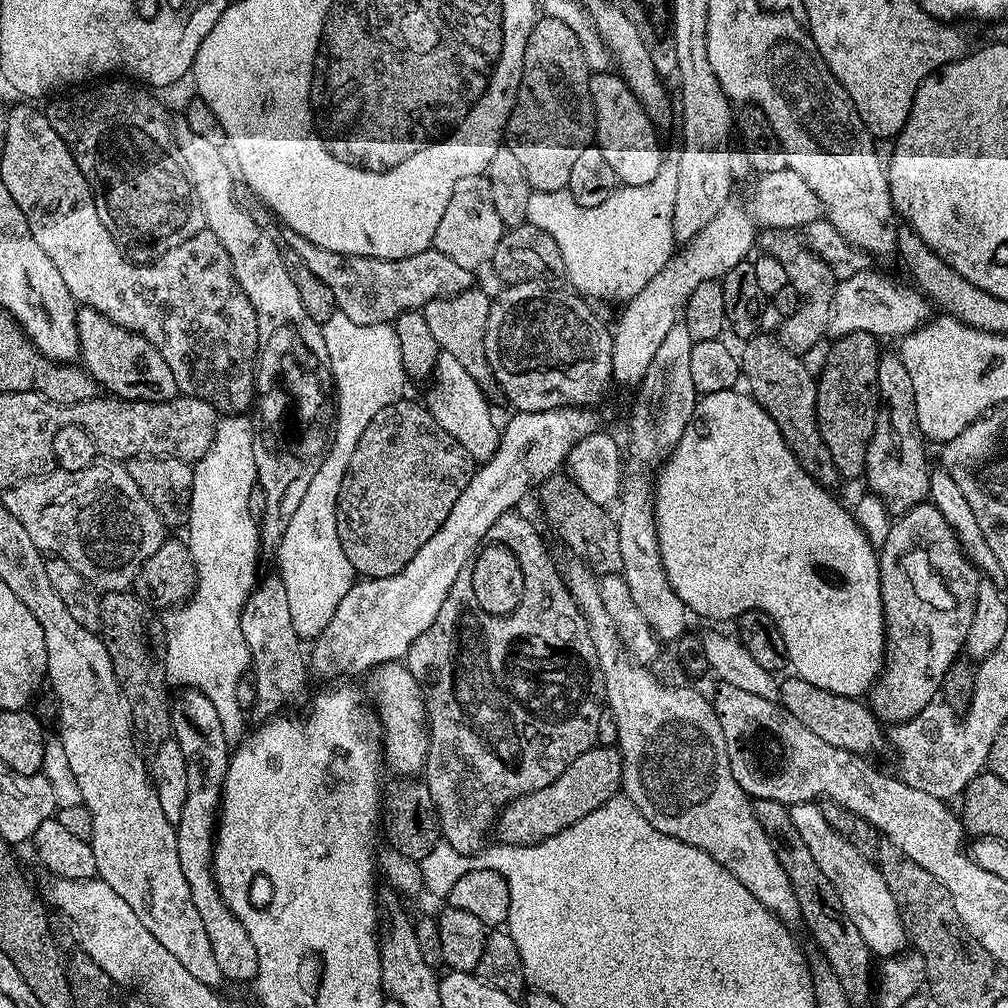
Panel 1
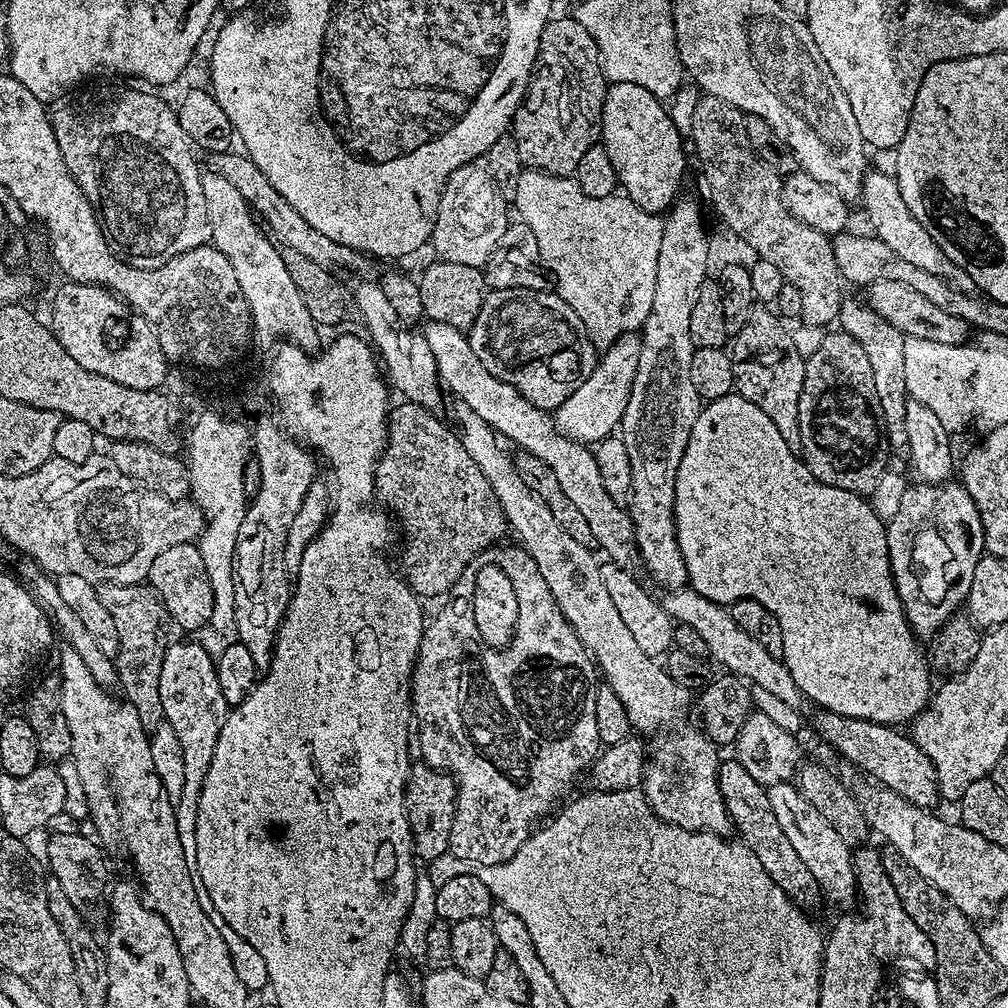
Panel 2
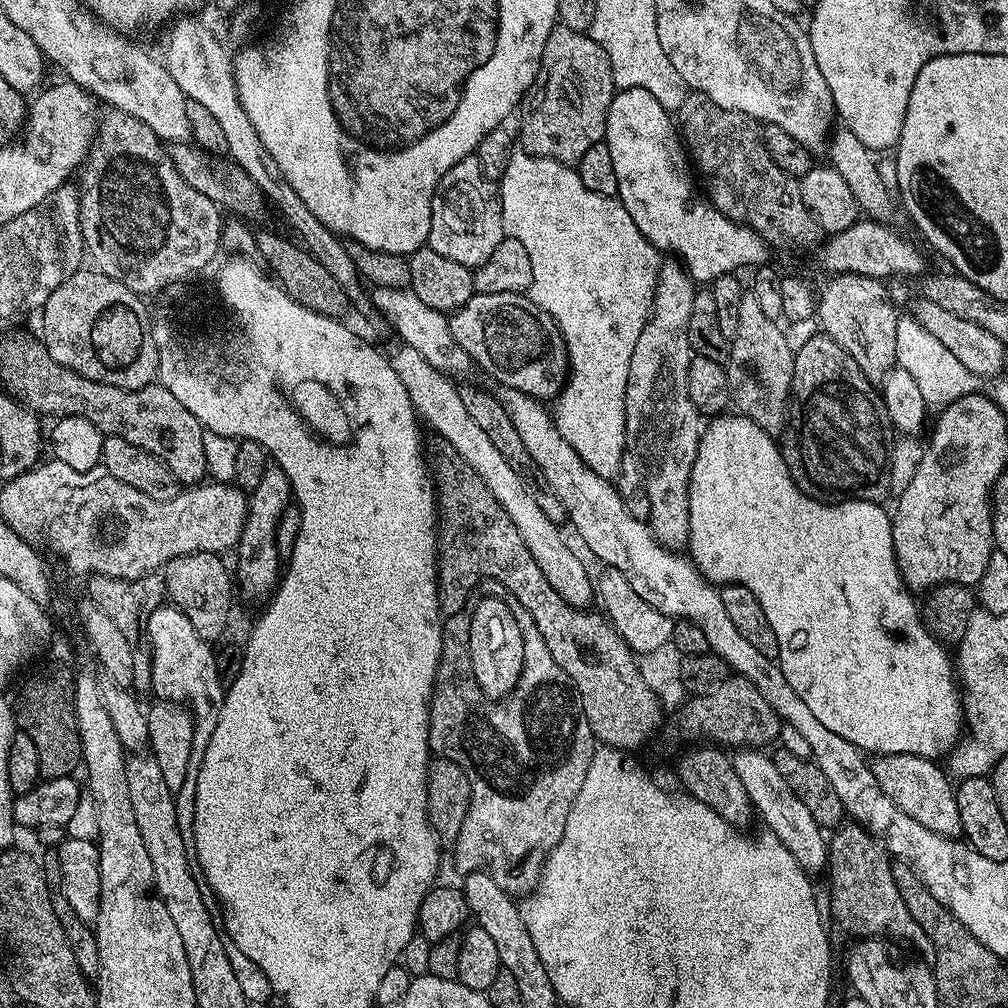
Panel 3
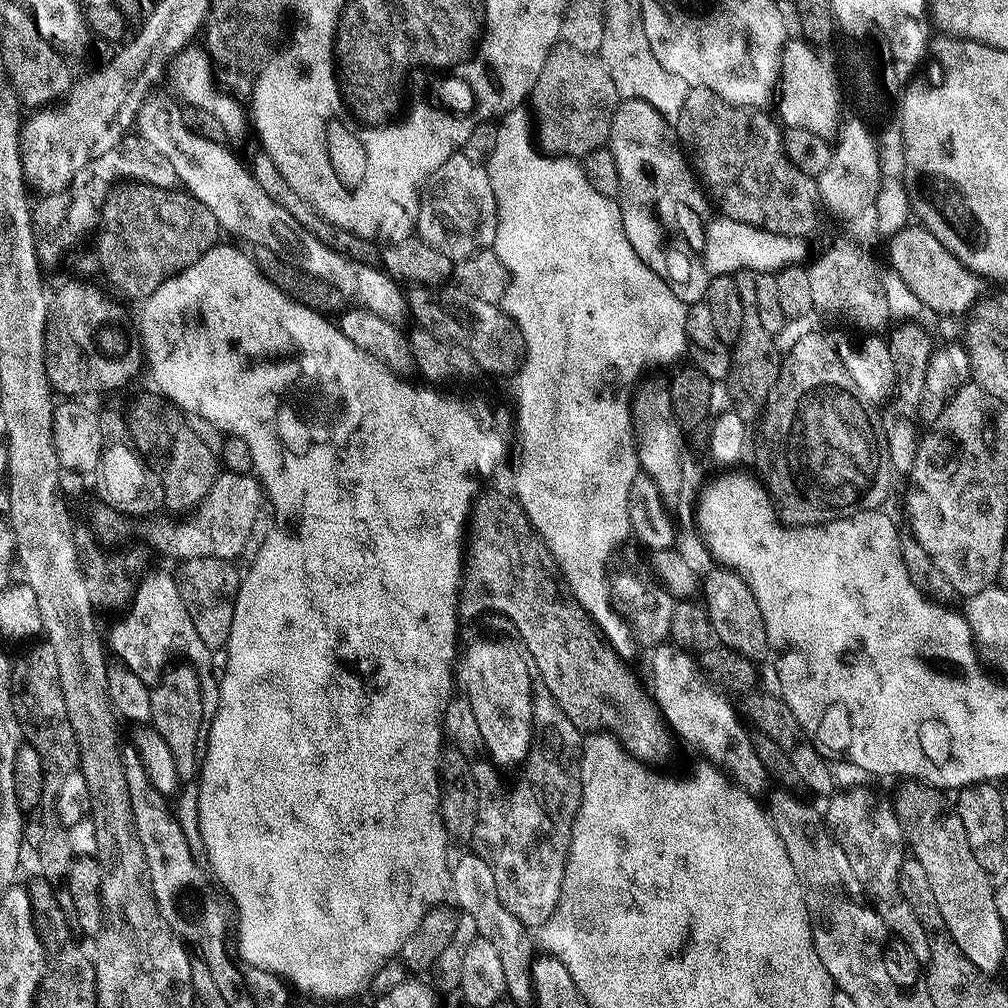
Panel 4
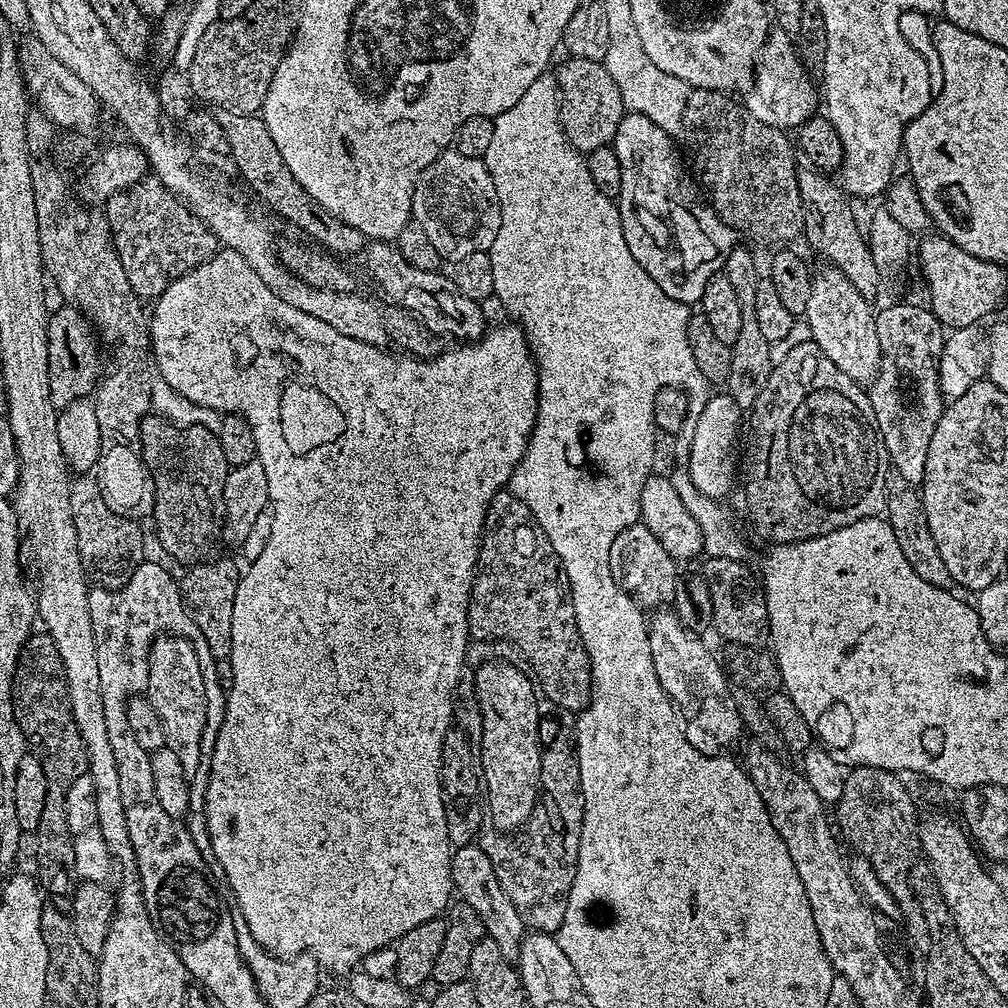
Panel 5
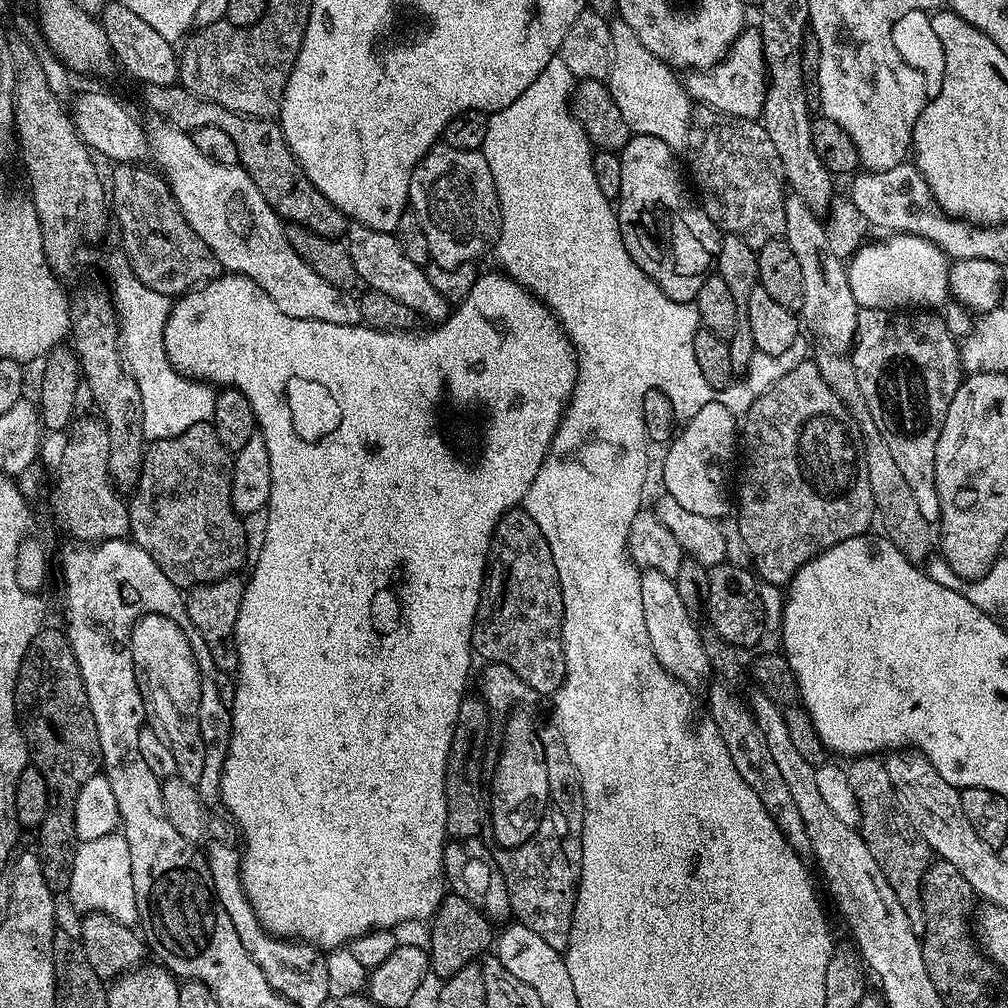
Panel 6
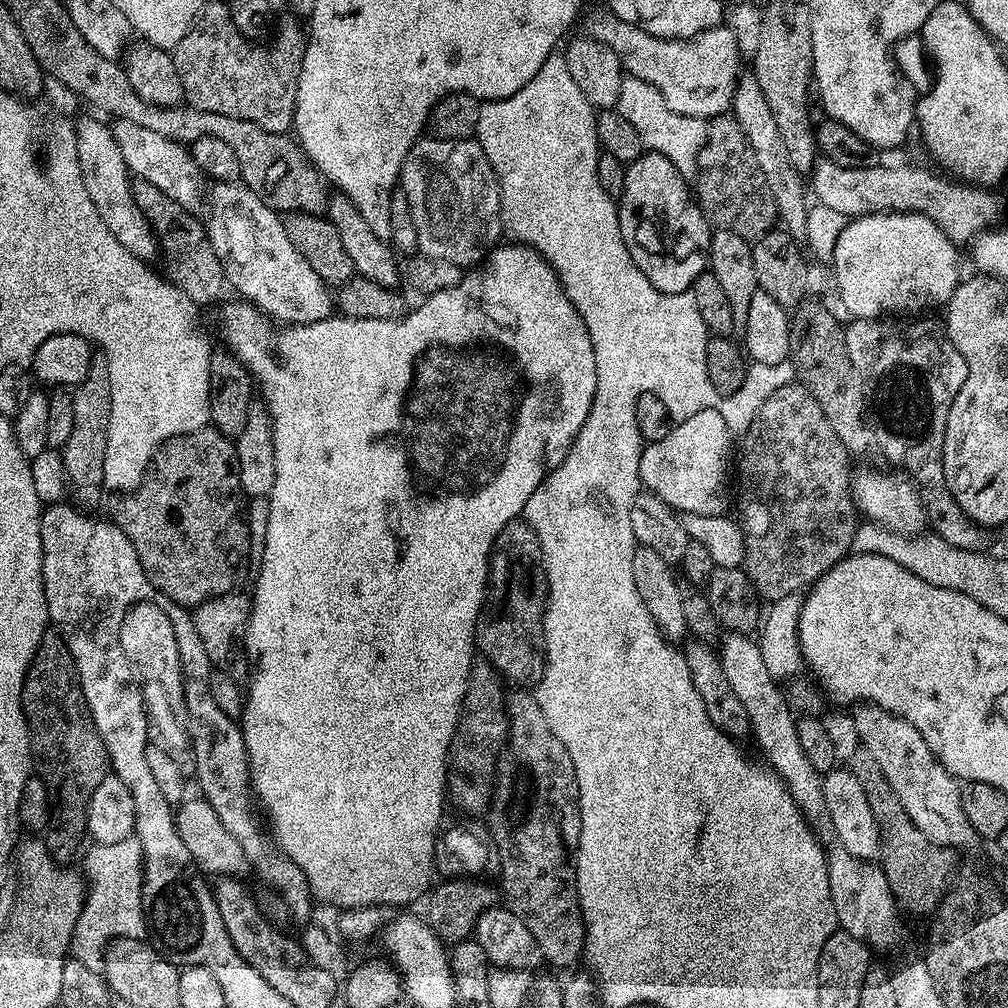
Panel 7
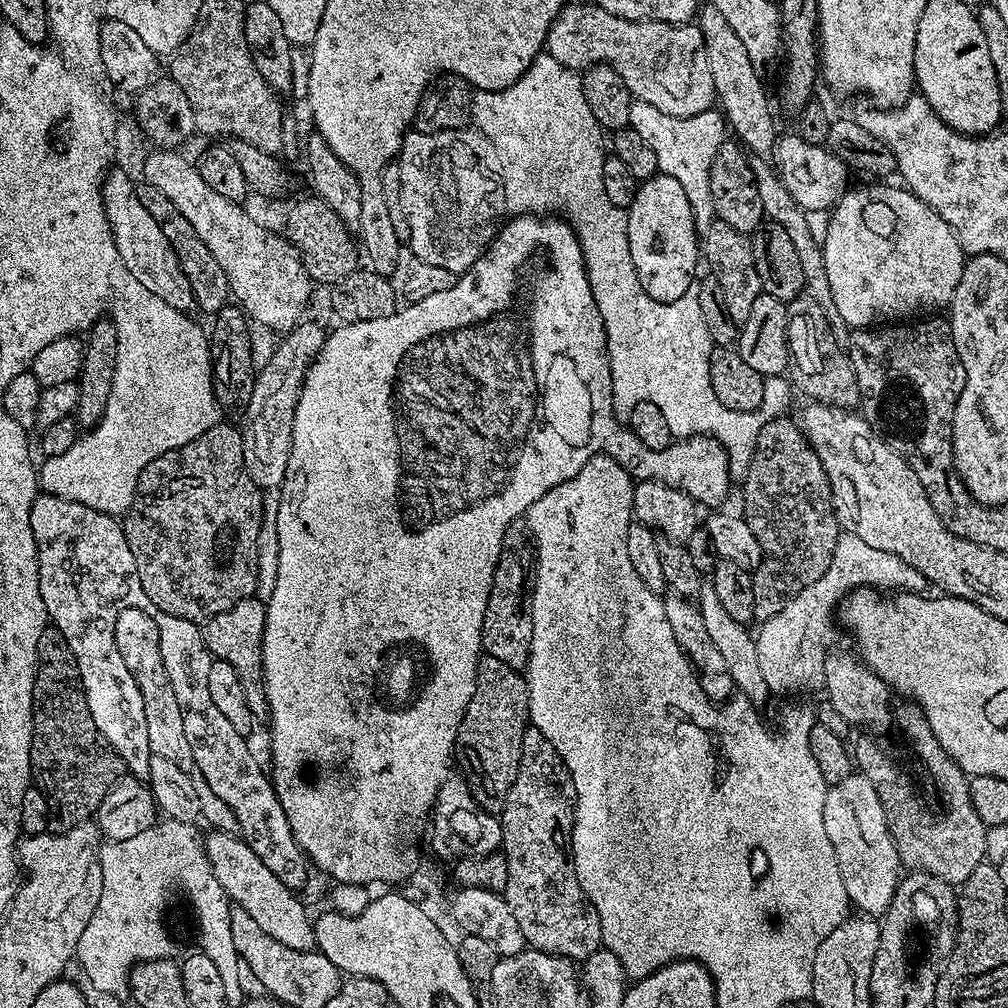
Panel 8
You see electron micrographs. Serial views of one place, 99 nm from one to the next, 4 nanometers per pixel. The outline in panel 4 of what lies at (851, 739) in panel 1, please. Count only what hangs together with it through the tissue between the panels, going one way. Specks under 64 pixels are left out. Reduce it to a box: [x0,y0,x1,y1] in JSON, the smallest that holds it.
[894,782,1004,974]

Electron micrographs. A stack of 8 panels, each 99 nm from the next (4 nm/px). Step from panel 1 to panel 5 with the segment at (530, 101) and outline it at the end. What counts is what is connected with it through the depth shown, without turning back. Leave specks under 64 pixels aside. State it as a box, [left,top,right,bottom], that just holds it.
[554,56,626,154]

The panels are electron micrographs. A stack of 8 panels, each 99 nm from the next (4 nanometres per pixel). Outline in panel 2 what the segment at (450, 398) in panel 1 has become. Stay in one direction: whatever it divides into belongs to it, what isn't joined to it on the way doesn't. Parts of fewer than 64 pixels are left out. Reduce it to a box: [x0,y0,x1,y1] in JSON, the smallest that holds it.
[354,281,442,410]

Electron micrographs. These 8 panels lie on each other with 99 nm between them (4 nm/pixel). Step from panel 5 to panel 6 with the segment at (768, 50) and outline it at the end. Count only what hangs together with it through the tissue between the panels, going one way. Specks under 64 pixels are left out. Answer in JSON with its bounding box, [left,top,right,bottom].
[682,27,766,120]

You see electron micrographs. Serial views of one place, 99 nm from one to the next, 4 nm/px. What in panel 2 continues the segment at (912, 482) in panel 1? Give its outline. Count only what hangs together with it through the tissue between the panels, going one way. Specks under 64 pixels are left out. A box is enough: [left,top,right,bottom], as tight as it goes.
[838,299,909,449]

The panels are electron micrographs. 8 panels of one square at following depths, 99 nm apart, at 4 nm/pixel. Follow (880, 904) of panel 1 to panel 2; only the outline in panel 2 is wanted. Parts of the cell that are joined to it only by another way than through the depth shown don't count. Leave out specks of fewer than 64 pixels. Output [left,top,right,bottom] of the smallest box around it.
[767,783,857,904]

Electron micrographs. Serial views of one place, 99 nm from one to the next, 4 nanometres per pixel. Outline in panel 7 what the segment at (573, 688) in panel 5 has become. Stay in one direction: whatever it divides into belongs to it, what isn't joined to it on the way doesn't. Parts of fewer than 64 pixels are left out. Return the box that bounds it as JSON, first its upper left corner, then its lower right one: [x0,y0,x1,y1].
[475,518,548,686]

